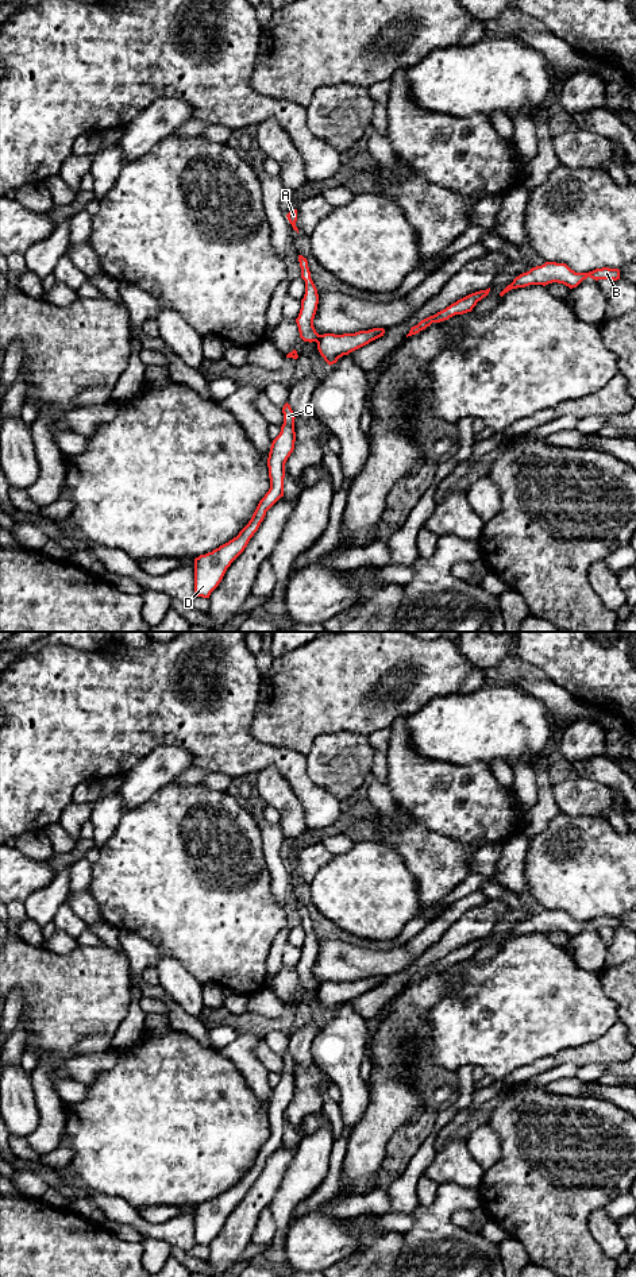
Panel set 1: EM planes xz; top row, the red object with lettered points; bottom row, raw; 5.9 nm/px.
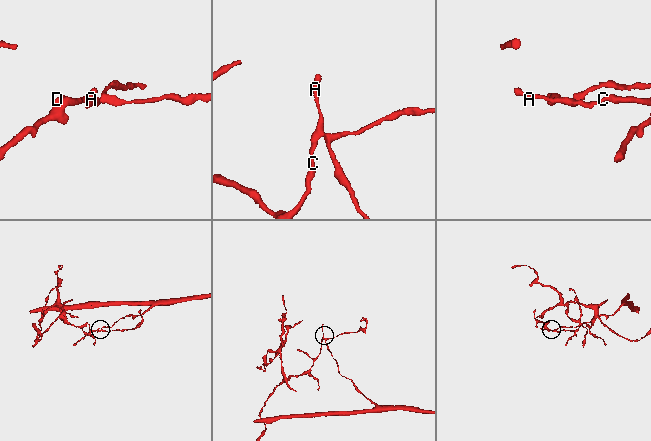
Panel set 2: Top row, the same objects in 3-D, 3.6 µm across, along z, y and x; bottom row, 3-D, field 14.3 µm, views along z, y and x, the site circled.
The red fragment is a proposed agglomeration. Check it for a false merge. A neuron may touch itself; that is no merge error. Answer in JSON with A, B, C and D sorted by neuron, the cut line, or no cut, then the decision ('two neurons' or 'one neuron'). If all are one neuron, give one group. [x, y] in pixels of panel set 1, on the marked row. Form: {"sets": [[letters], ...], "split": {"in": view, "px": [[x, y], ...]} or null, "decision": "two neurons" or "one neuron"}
{"sets": [["A", "C", "D"], ["B"]], "split": {"in": "xz", "px": [[320, 335], [316, 342]]}, "decision": "two neurons"}

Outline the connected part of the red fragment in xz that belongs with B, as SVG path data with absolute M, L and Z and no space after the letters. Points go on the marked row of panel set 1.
M546 262L541 266L532 267L529 271L520 274L513 279L510 285L508 285L500 296L502 297L512 289L525 288L529 285L548 285L552 282L563 283L570 289L577 288L583 279L587 277L598 281L598 279L620 279L618 269L595 269L589 273L575 273L566 263L556 262Z

